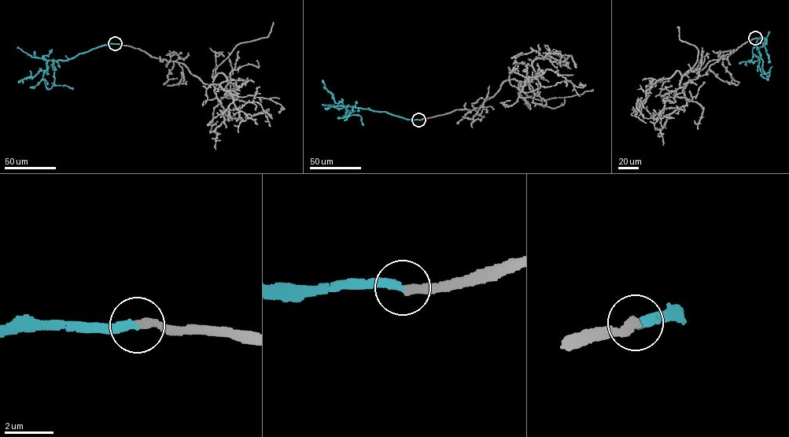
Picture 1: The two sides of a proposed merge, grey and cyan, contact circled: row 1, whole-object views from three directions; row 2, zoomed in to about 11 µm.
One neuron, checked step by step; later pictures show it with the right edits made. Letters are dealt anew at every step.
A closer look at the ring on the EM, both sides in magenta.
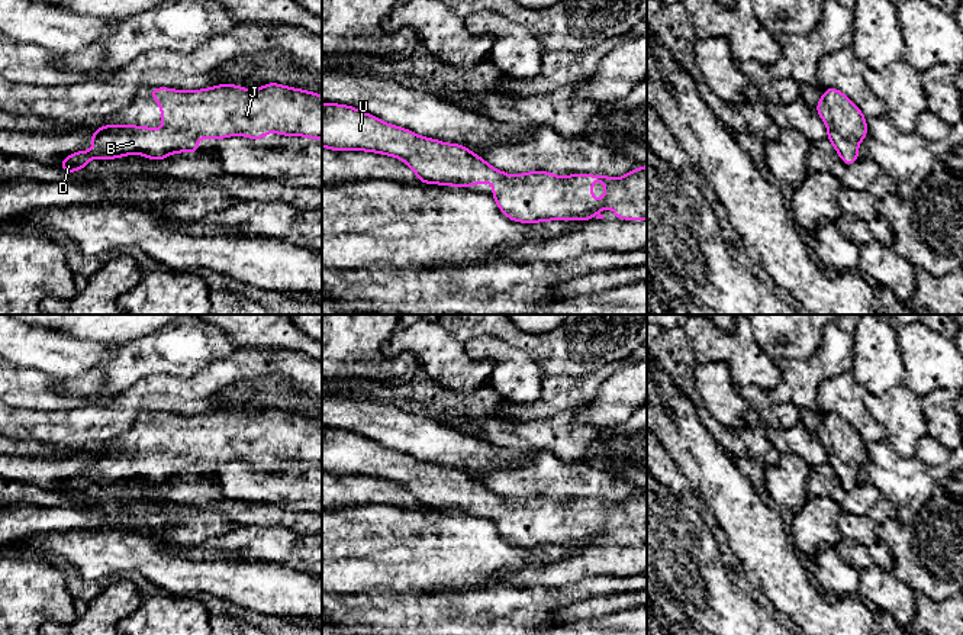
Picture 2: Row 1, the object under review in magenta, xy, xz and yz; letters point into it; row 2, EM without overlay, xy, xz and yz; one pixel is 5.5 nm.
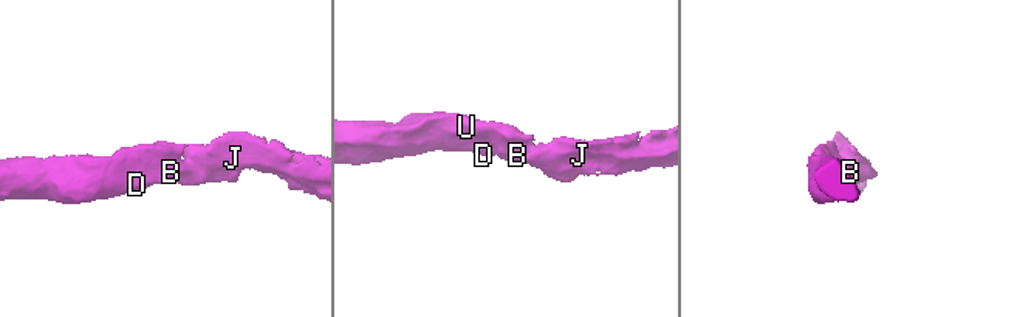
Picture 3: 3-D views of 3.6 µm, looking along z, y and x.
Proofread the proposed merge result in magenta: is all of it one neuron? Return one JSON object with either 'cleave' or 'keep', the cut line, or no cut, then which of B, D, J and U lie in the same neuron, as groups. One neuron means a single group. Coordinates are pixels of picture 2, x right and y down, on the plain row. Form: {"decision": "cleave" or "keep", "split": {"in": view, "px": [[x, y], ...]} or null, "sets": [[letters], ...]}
{"decision": "keep", "split": null, "sets": [["B", "D", "J", "U"]]}

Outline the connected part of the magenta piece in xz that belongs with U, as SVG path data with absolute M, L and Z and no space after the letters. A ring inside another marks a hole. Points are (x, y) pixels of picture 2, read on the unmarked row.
M322 428L322 471L335 476L371 476L392 480L408 489L419 507L470 512L479 507L493 507L492 522L502 538L516 547L534 549L544 545L592 545L596 535L615 532L615 544L647 544L647 490L634 493L621 503L606 499L570 499L557 502L553 497L532 496L508 500L493 493L468 473L458 468L444 468L432 462L422 462L409 454L386 448L352 431ZM595 505L605 507L606 520L592 523Z

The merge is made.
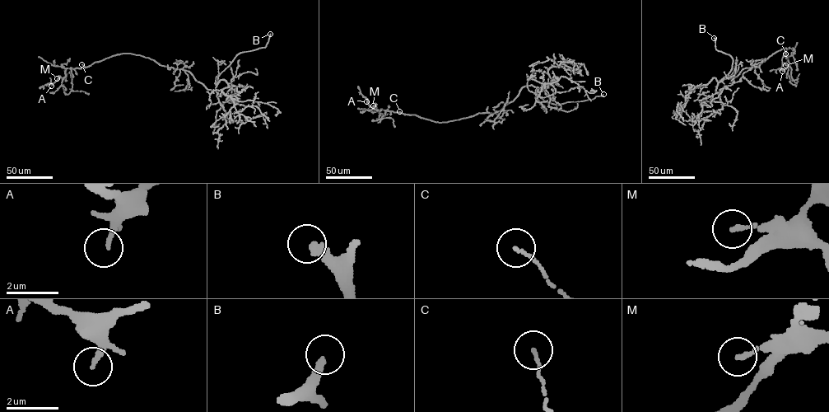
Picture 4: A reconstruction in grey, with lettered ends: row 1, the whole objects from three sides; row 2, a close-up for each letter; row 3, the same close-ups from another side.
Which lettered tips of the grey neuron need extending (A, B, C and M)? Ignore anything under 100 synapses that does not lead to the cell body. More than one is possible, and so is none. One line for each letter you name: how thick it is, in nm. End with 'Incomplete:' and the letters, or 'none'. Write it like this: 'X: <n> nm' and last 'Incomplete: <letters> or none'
B: 340 nm
Incomplete: B

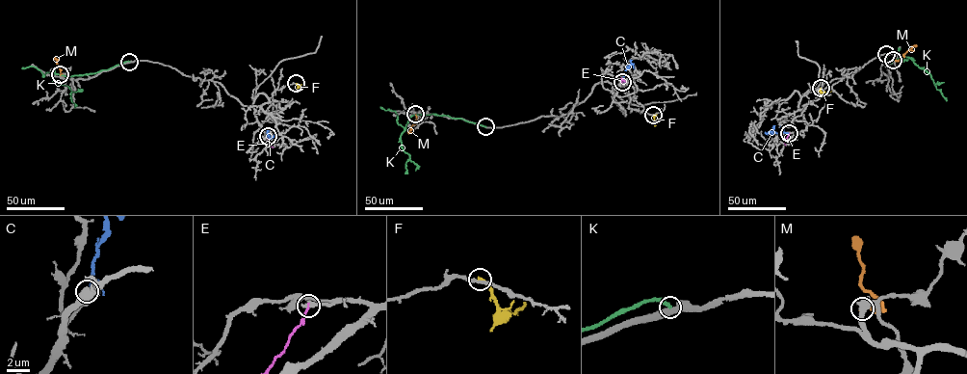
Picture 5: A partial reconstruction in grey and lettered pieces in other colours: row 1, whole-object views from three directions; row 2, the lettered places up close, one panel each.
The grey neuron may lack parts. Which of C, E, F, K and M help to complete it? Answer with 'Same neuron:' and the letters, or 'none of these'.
Same neuron: C

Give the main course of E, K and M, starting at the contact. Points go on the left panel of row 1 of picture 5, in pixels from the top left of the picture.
E: (268, 135), (268, 144), (273, 147)
K: (129, 62), (94, 73), (70, 76), (53, 70), (53, 80), (69, 88), (75, 107)
M: (60, 75), (57, 59)

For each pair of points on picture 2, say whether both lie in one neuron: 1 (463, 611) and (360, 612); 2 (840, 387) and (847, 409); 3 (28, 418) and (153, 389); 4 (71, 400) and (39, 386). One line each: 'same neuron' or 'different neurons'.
1: same neuron
2: same neuron
3: same neuron
4: same neuron

